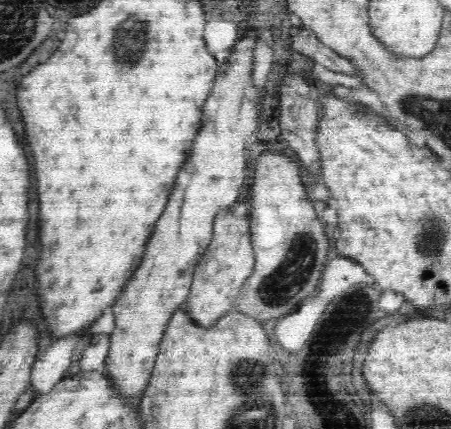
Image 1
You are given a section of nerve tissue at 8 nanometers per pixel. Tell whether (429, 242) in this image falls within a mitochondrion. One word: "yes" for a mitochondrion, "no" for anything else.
yes

